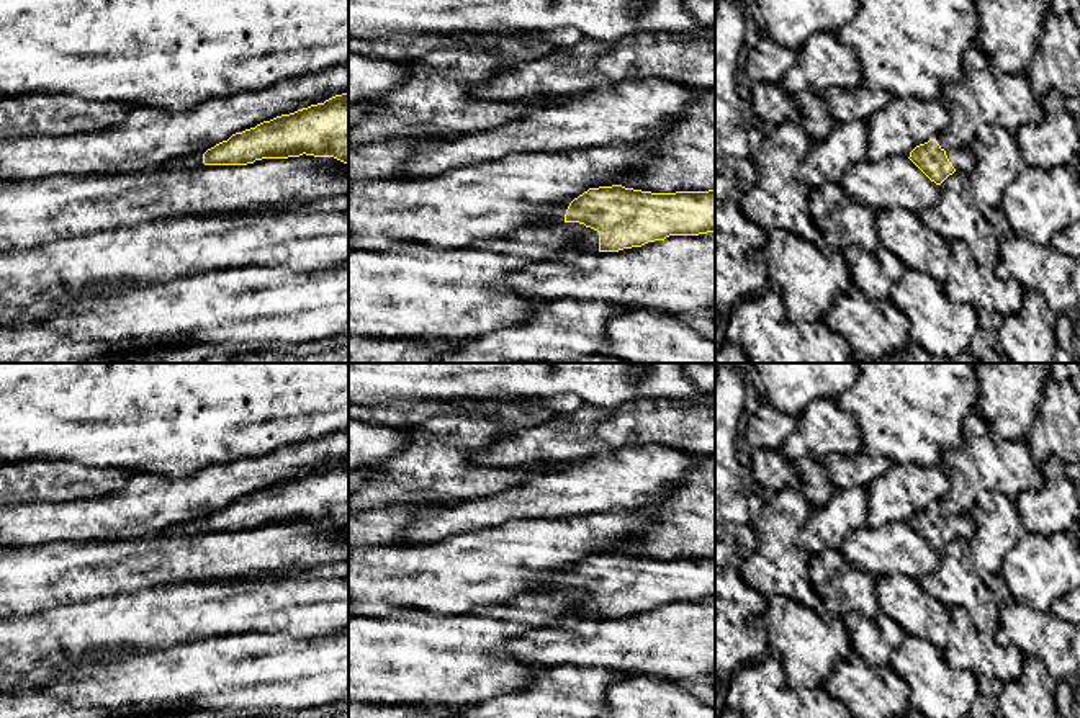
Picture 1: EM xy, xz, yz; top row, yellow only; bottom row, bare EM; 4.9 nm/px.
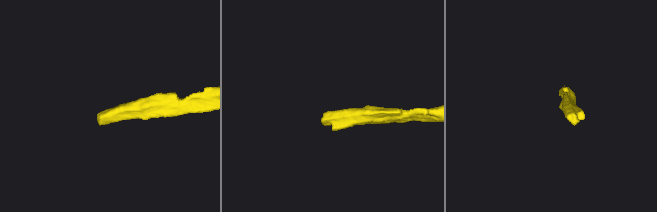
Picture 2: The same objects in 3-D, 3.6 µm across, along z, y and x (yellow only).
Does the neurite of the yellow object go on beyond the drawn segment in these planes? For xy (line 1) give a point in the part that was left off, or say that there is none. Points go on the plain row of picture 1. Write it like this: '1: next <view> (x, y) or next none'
1: next none

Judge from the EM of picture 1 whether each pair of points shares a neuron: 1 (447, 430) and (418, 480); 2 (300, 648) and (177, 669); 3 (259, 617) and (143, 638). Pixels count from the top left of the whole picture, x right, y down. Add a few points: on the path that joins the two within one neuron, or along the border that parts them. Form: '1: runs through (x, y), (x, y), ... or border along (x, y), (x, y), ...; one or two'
1: runs through (447, 442), (440, 448), (439, 458), (429, 468); one
2: runs through (269, 669), (208, 669); one
3: runs through (229, 617), (172, 617); one

